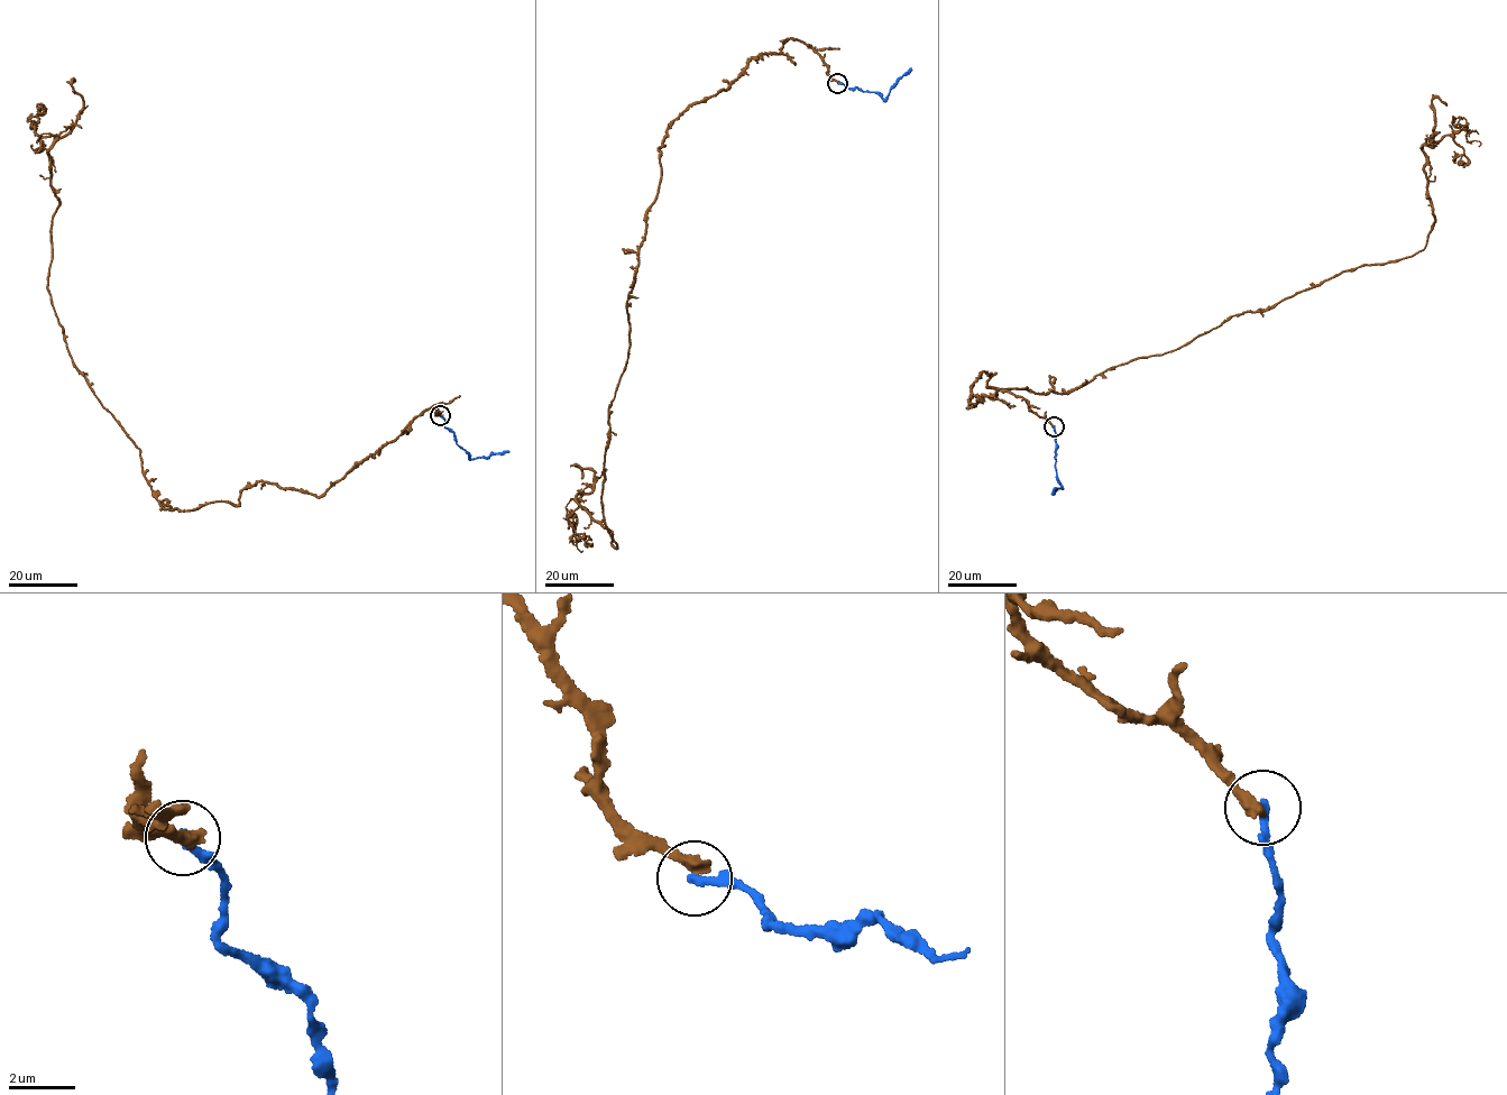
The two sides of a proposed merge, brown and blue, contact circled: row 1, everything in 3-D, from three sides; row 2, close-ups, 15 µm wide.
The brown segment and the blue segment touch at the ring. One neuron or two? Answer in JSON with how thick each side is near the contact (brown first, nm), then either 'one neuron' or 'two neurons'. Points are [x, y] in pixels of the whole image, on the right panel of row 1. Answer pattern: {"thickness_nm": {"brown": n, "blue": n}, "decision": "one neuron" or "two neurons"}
{"thickness_nm": {"brown": 360, "blue": 280}, "decision": "two neurons"}

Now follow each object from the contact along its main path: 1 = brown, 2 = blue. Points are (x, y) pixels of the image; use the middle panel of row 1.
1: (837, 83), (788, 38), (669, 127), (608, 410), (616, 549), (575, 497), (595, 472), (576, 465), (581, 478)
2: (837, 83), (879, 93), (885, 100), (910, 67)

